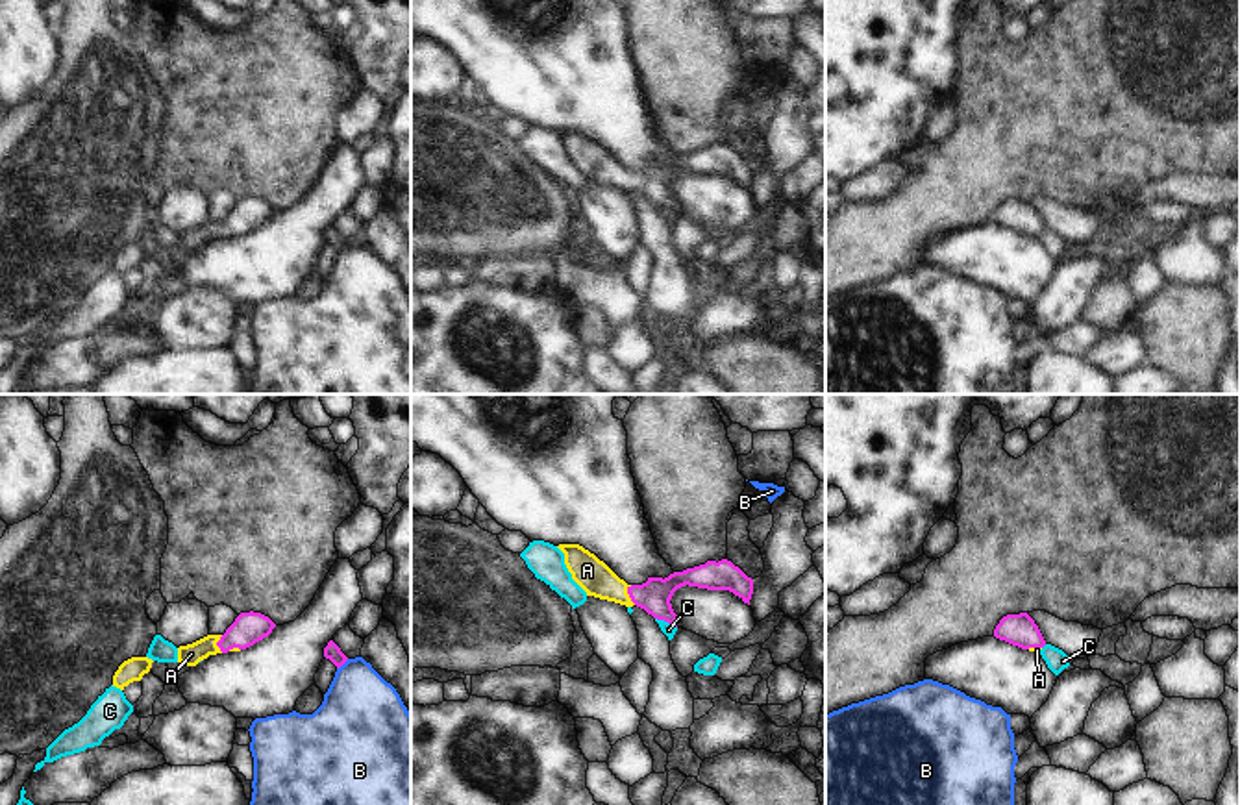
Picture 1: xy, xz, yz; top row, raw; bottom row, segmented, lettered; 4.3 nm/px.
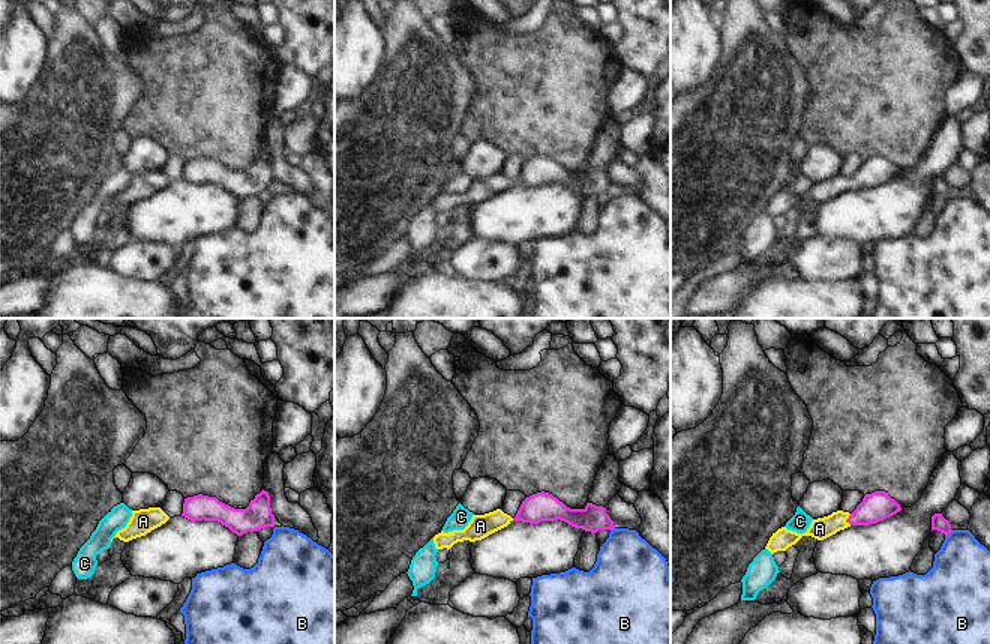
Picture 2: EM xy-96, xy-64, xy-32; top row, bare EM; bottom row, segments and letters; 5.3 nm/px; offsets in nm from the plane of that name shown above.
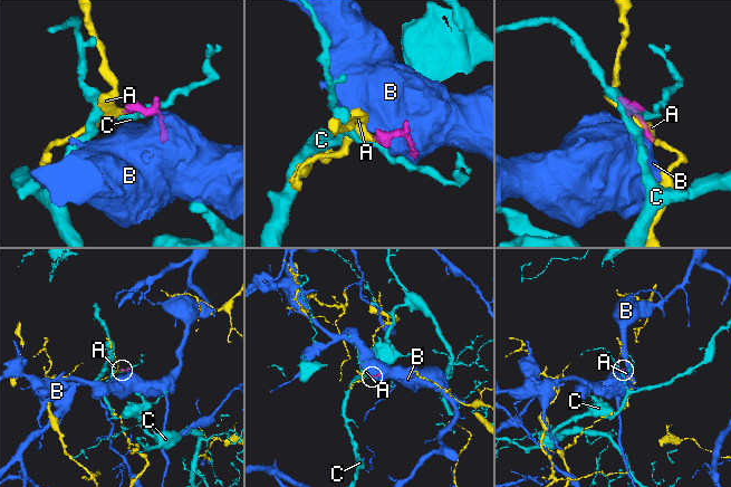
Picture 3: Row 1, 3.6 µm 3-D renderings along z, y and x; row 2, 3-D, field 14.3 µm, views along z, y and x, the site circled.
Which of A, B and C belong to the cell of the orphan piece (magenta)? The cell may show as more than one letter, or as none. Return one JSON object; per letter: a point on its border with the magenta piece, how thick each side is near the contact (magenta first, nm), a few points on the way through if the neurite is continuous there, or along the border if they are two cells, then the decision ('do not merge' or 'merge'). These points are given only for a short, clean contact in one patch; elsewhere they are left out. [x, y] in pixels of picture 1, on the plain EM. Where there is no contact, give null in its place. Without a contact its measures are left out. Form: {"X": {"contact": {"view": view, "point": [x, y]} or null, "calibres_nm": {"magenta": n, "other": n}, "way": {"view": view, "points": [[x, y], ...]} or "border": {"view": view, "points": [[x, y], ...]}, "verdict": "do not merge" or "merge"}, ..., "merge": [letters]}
{"A": {"contact": {"view": "xz", "point": [628, 178]}, "calibres_nm": {"magenta": 150, "other": 150}, "way": {"view": "xz", "points": [[654, 182], [628, 178], [606, 171], [587, 156]]}, "verdict": "merge"}, "B": {"contact": {"view": "xy", "point": [343, 248]}, "calibres_nm": {"magenta": 70, "other": 360}, "border": {"view": "xy", "points": [[348, 245], [337, 254]]}, "verdict": "do not merge"}, "C": {"contact": {"view": "xz", "point": [667, 206]}, "calibres_nm": {"magenta": 150, "other": 60}, "border": {"view": "xz", "points": [[656, 202], [676, 213]]}, "verdict": "do not merge"}, "merge": ["A"]}

